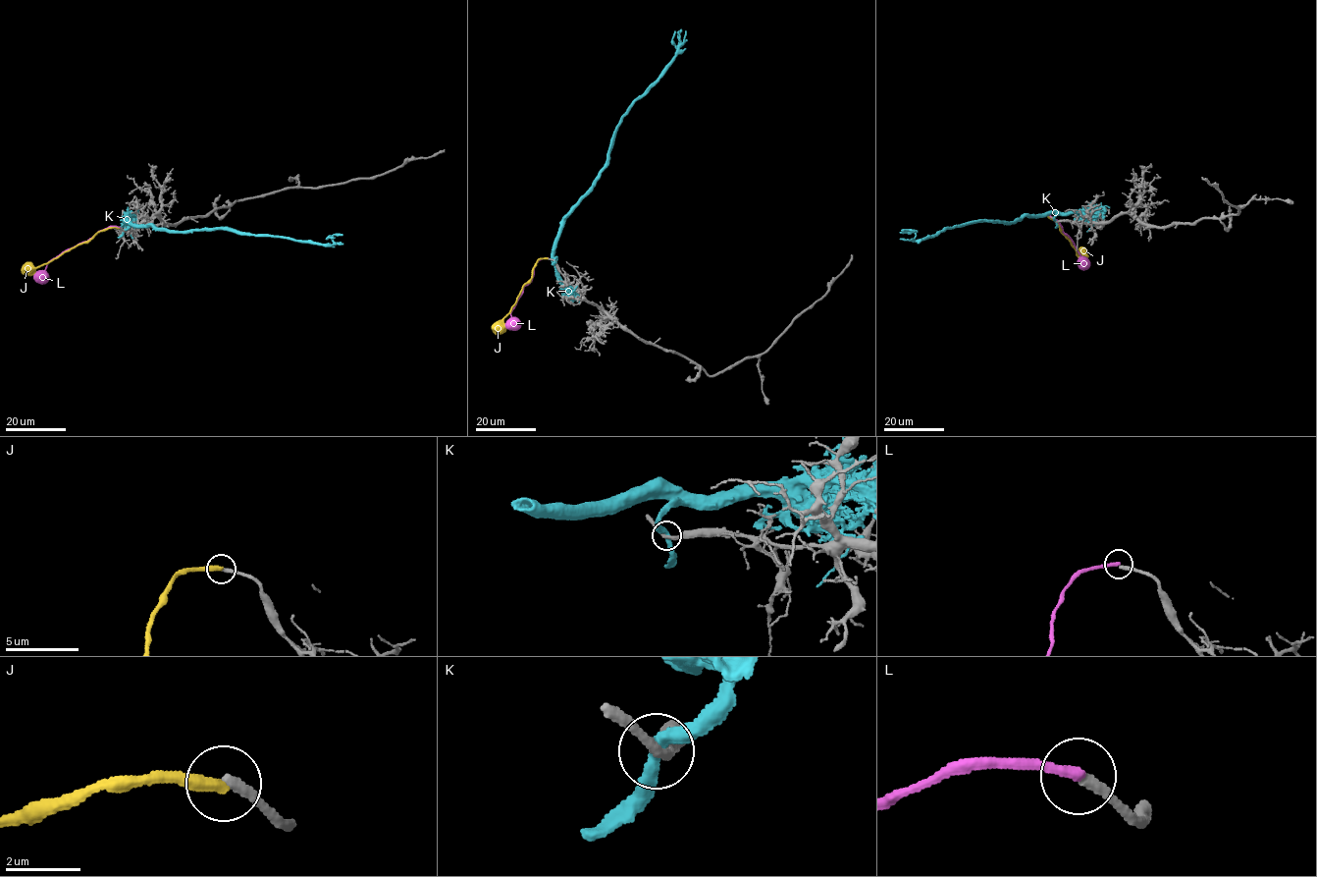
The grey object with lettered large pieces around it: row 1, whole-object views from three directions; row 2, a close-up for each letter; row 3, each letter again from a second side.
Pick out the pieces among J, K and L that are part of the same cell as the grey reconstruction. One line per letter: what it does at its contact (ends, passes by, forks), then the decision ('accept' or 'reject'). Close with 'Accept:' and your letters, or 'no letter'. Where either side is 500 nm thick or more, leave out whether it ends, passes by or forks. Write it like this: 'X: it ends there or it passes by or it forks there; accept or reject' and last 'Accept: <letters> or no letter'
J: it ends there; reject
K: it passes by; reject
L: it ends there; accept
Accept: L

